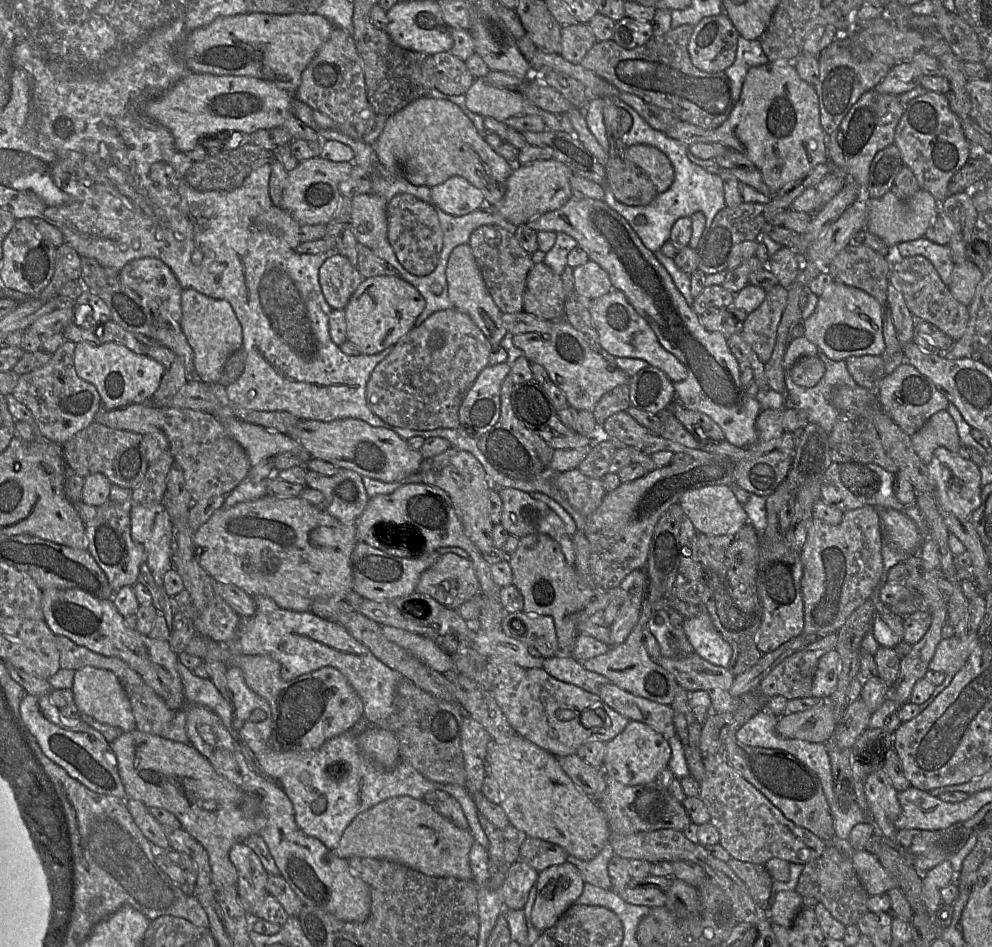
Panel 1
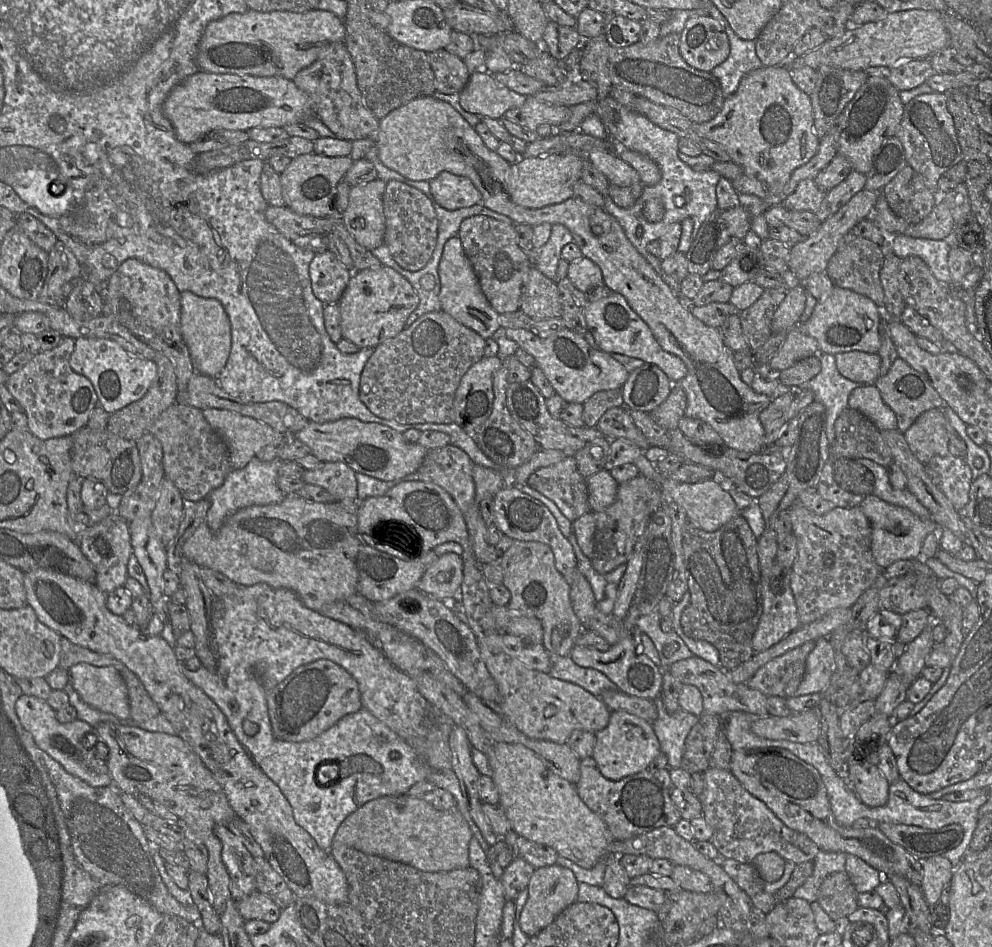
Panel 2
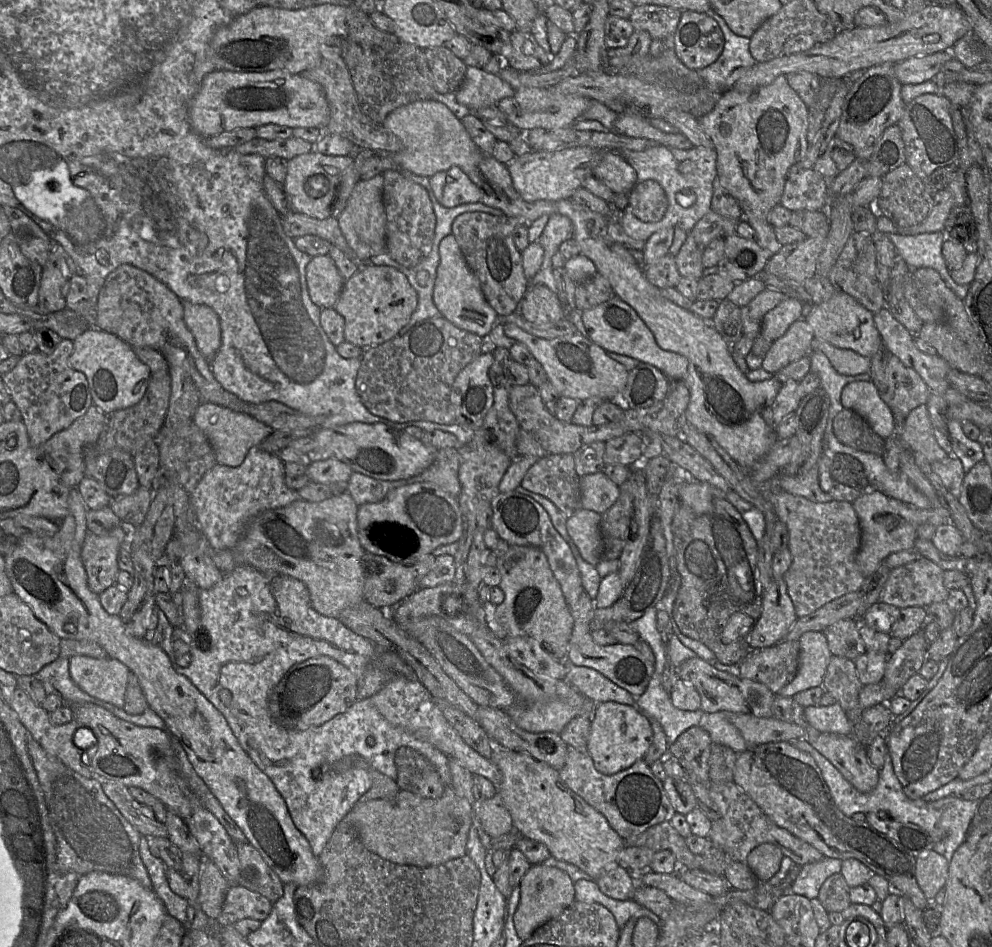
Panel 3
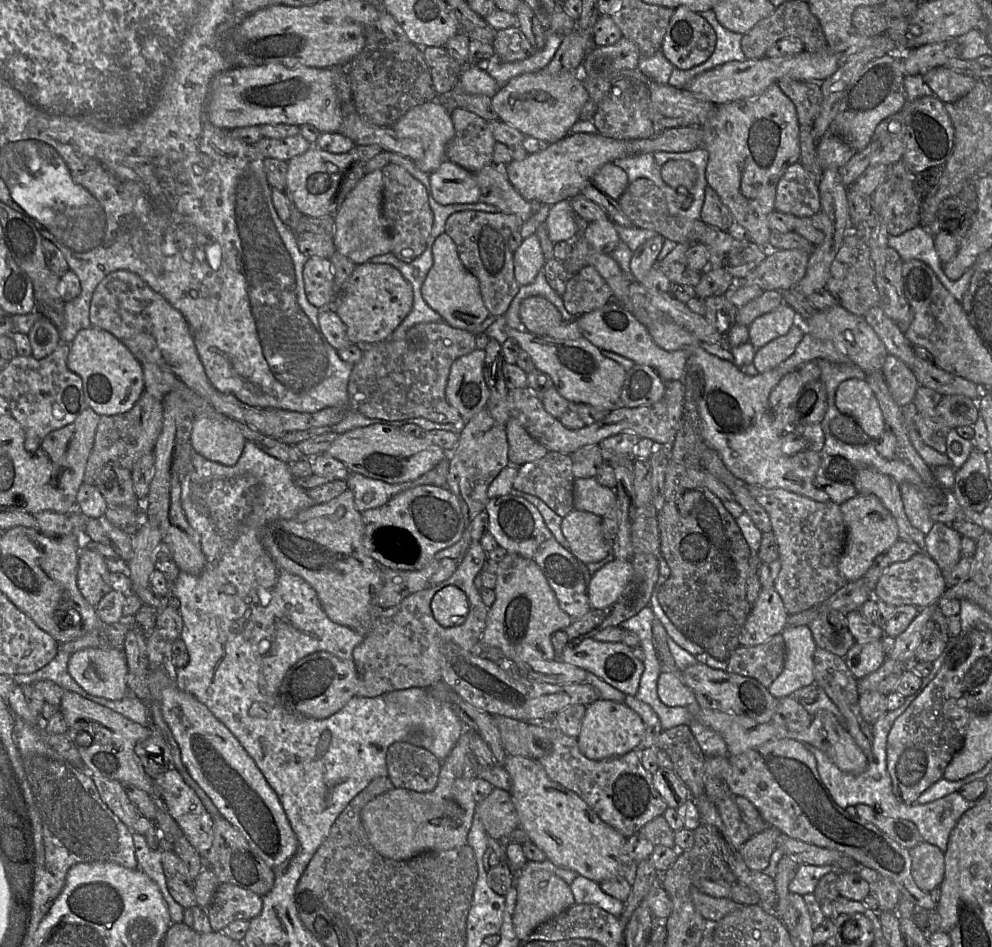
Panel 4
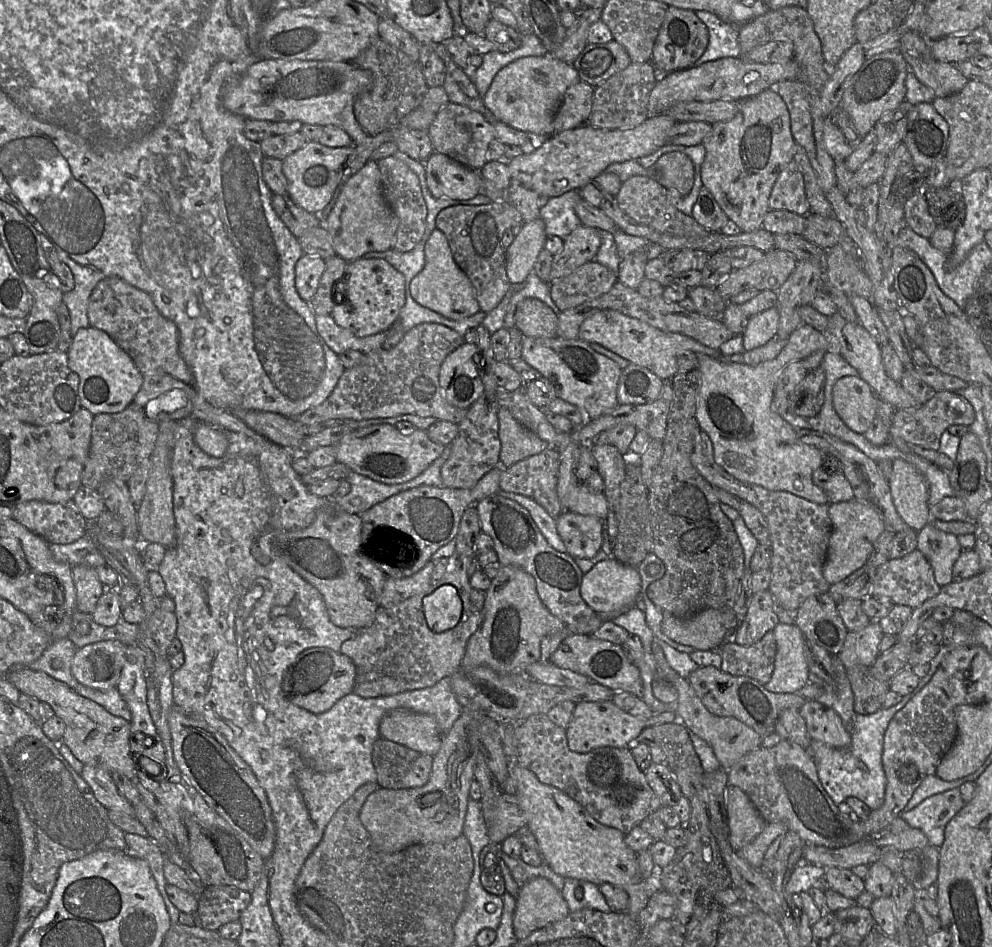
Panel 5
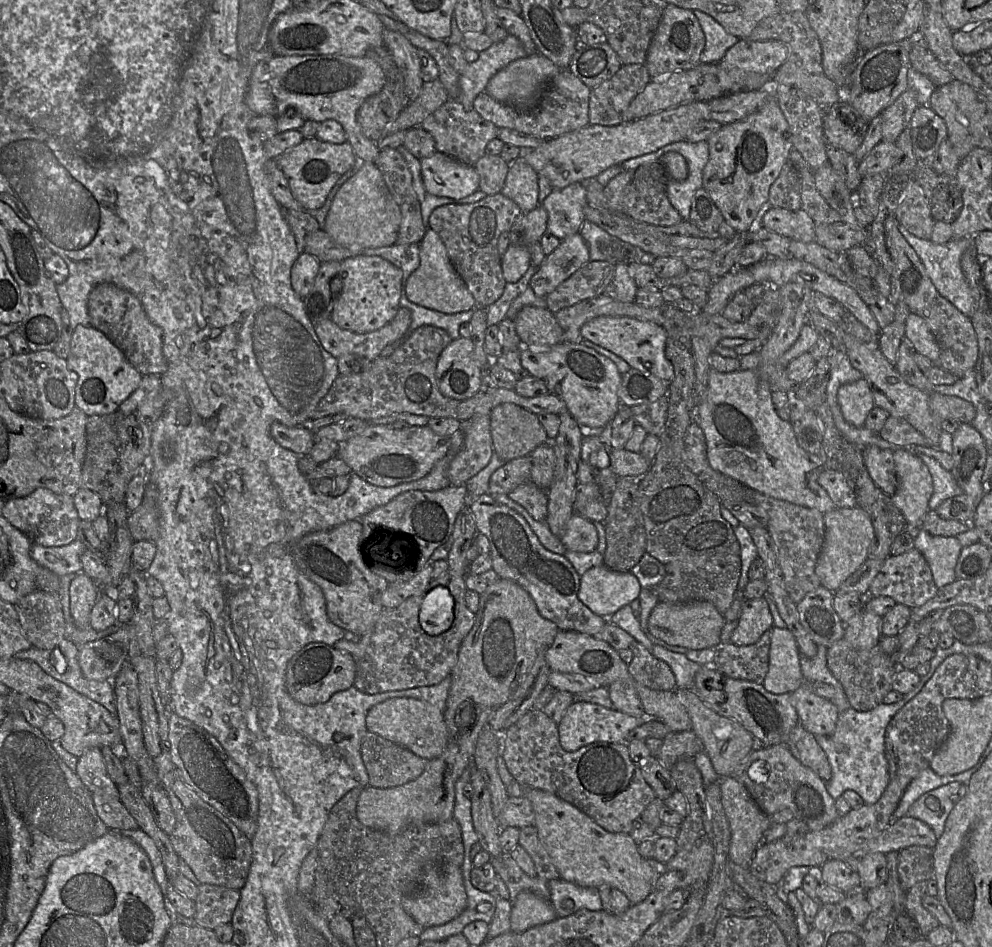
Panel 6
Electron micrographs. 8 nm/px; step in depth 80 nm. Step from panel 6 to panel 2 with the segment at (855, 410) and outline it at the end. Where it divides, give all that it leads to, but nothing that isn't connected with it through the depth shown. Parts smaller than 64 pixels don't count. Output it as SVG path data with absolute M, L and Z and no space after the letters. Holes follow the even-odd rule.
M862 385L848 397L848 407L866 416L879 431L897 429L894 412L884 403L875 385Z

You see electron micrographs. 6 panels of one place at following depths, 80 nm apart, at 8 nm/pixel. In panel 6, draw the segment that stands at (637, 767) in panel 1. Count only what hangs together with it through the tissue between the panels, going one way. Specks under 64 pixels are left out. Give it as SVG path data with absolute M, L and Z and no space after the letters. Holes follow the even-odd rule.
M573 701L557 725L559 742L561 747L568 752L576 751L595 742L625 743L628 740L628 734L633 729L646 721L653 720L655 720L653 716L644 714L642 716L633 716L616 709L605 708L599 704Z

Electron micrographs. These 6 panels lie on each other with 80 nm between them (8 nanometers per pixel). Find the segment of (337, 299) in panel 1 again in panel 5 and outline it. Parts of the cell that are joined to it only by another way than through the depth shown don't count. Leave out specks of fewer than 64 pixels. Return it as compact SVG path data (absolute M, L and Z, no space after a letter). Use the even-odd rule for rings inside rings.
M306 253L295 266L295 287L301 299L310 303L315 295L320 278L325 270L325 260Z

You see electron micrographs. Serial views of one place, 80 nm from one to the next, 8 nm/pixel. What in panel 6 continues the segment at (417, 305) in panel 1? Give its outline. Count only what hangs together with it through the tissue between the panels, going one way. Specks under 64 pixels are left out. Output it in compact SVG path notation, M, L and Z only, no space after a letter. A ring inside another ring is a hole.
M358 255L341 261L337 274L341 292L333 299L330 318L339 327L354 333L376 331L390 323L400 308L403 272L380 256Z

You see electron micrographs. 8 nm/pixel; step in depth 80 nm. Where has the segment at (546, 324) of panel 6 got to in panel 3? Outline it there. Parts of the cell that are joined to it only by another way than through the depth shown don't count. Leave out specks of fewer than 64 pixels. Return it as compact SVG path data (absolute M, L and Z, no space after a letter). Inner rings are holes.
M545 285L530 286L520 302L521 314L529 322L546 324L564 319L558 294Z

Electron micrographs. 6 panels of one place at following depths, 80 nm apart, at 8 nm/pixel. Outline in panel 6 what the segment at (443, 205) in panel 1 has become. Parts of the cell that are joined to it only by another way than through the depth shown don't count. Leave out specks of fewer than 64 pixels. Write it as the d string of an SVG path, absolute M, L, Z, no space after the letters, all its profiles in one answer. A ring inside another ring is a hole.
M435 152L421 159L425 189L432 195L462 199L479 190L479 175L473 166Z

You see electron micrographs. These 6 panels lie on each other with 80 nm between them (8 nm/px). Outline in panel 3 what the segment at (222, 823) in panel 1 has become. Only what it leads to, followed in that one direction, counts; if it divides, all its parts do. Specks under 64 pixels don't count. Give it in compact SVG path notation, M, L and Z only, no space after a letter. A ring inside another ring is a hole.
M96 704L71 707L73 720L80 727L89 728L97 738L94 746L83 751L88 756L88 766L96 779L141 788L181 819L186 820L191 816L193 794L180 773L177 757L180 741L175 740L167 730L137 726ZM203 858L198 905L214 921L221 913L229 887L229 882L221 874L218 867L212 861Z

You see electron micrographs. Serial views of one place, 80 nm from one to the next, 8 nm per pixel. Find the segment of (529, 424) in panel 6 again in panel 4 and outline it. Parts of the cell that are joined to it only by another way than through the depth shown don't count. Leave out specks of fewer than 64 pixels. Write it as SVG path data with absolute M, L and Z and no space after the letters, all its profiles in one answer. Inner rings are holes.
M511 417L505 425L508 440L508 457L512 465L520 466L526 462L545 456L548 449L535 440L519 421Z

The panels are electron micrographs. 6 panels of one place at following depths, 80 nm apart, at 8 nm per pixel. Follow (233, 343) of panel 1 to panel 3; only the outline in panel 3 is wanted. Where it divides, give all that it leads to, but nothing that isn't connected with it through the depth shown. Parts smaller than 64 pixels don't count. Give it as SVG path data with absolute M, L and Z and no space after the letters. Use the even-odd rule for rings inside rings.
M182 301L184 321L203 357L210 363L221 346L221 328L216 312L207 305Z

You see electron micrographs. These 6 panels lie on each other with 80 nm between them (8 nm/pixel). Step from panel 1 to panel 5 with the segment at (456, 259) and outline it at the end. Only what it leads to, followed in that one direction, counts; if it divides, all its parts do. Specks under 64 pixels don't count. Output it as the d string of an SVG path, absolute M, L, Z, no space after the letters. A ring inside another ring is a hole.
M437 228L434 229L424 251L424 268L413 277L409 286L415 302L452 320L463 319L481 311L474 286L455 262L445 234Z

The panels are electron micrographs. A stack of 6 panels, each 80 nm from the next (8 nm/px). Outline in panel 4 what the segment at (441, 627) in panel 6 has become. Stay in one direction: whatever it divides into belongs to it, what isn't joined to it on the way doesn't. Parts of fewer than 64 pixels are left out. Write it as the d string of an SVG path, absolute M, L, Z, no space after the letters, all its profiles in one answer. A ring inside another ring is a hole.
M454 585L439 590L430 603L433 618L442 627L462 624L468 614L469 605L466 594Z

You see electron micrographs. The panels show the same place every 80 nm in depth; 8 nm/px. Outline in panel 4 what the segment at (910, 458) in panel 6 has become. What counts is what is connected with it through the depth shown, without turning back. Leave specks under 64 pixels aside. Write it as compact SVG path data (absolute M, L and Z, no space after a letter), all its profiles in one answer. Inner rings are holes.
M910 483L899 484L905 514L910 523L925 535L934 524L929 514L929 505L925 502L918 488Z

